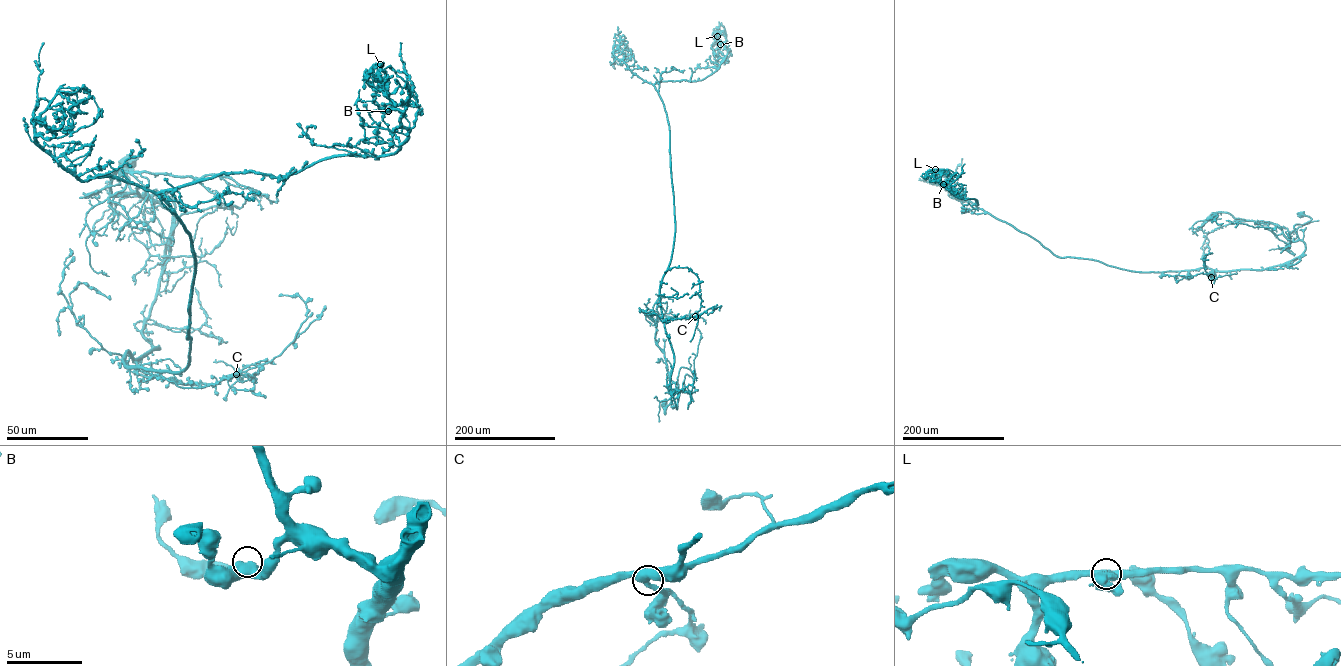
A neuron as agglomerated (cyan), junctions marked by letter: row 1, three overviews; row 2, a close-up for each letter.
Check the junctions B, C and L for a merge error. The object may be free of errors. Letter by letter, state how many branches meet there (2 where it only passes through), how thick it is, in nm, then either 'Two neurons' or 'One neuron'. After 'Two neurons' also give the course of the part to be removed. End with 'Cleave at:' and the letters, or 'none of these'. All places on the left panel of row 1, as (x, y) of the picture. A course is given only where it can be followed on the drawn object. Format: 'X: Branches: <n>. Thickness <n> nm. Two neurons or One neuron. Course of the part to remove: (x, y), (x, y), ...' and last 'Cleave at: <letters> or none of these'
B: Branches: 3. Thickness 440 nm. One neuron
C: Branches: 3. Thickness 440 nm. One neuron
L: Branches: 3. Thickness 460 nm. One neuron
Cleave at: none of these

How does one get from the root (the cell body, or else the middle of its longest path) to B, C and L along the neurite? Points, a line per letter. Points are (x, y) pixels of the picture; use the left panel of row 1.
B: (129, 164), (174, 211), (159, 349), (123, 360), (177, 373), (196, 260), (158, 194), (388, 156), (388, 111)
C: (129, 164), (137, 195), (174, 204), (142, 330), (159, 349), (134, 360), (136, 370), (184, 384), (236, 374)
L: (129, 164), (174, 211), (159, 349), (123, 360), (177, 373), (196, 260), (158, 194), (392, 154), (379, 64)

